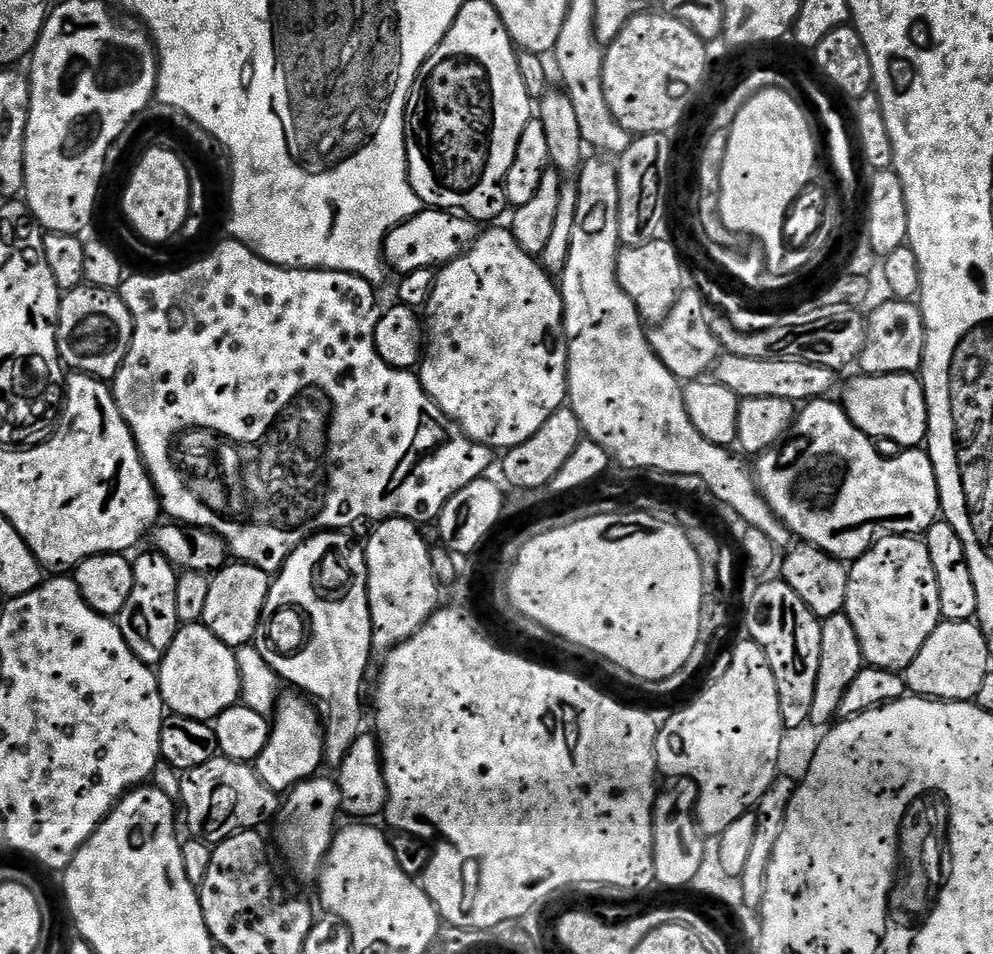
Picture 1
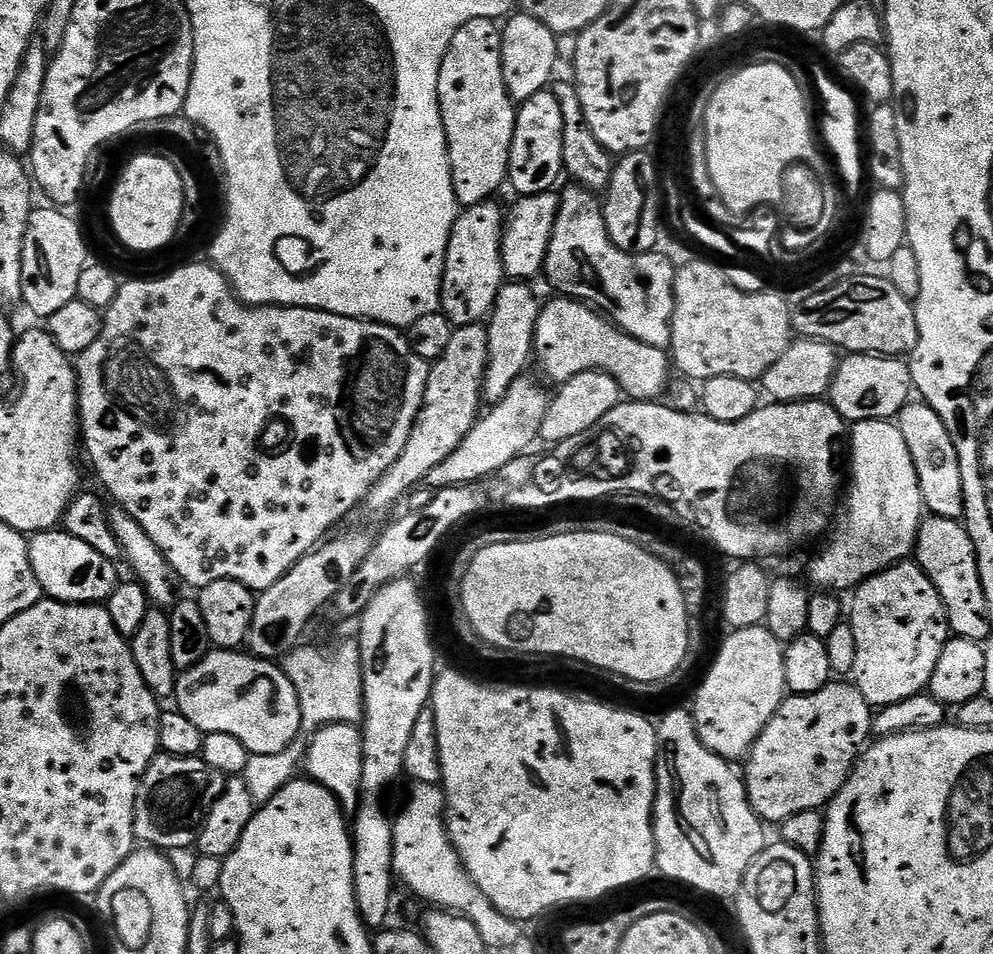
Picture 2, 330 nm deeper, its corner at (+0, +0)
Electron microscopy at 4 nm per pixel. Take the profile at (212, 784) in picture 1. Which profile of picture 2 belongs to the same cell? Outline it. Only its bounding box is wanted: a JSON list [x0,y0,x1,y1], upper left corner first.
[134,754,226,850]

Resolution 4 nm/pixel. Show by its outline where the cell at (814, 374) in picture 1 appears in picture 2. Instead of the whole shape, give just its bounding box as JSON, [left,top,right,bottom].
[827,352,913,422]

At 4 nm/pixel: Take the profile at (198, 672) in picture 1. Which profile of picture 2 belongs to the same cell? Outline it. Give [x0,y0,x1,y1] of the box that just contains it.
[174,650,301,756]

